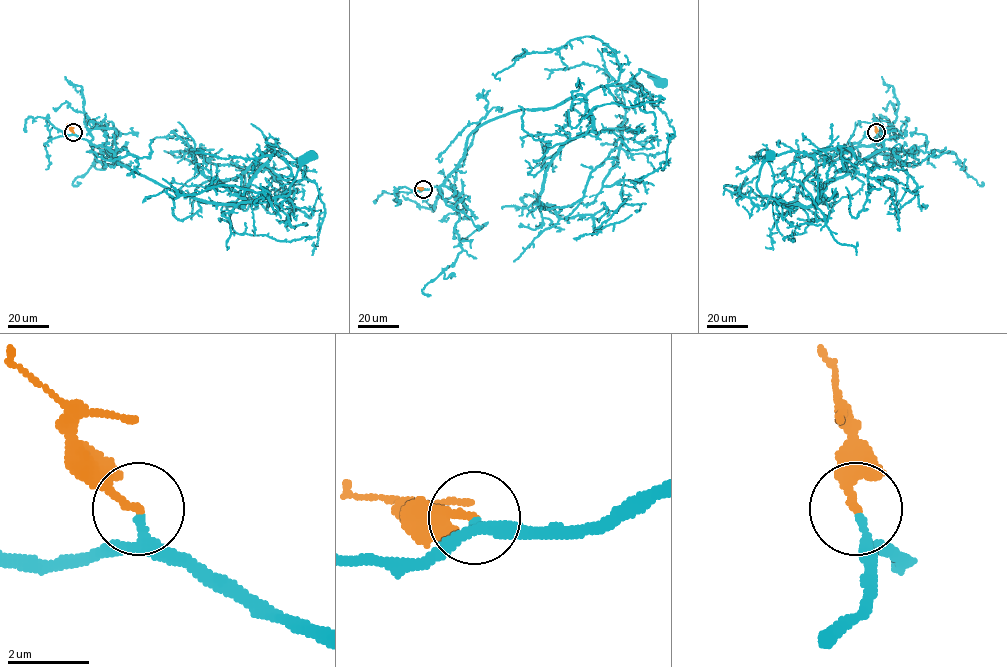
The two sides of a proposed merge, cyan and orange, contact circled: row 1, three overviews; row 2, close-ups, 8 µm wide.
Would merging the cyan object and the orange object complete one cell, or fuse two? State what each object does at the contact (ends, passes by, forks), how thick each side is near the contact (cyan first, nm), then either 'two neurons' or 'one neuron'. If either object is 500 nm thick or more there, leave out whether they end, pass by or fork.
cyan passes by | orange ends | 190/180 nm | one neuron

